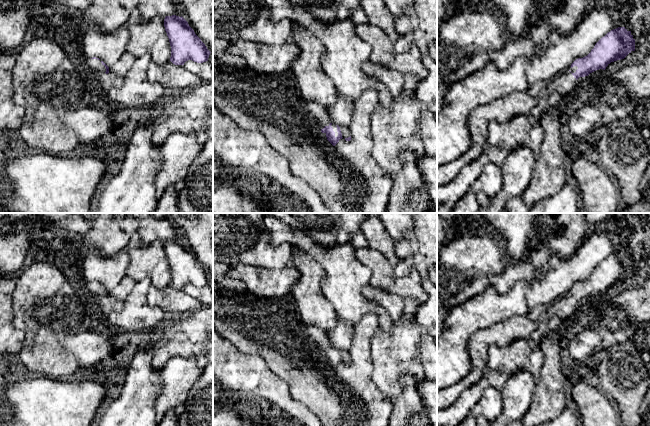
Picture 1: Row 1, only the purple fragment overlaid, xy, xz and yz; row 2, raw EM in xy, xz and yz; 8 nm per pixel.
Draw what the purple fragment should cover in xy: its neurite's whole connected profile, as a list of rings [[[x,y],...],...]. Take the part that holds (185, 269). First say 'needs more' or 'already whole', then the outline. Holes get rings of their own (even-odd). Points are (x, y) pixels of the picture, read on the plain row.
already whole; [[[166,240],[164,251],[171,270],[170,285],[184,289],[188,284],[197,287],[208,285],[210,275],[181,240]]]

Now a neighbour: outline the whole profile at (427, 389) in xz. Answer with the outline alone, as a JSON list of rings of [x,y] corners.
[[[423,379],[416,383],[431,426],[437,426],[437,383]]]

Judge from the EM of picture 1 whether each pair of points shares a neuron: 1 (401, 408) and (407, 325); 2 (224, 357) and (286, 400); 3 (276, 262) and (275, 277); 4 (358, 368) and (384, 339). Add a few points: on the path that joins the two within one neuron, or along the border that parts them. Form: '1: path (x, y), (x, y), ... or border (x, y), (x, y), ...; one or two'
1: path (401, 387), (401, 346); one
2: path (239, 372), (248, 373), (271, 387); one
3: border (290, 264), (280, 269), (253, 267); two
4: border (377, 329), (371, 339), (371, 376); two

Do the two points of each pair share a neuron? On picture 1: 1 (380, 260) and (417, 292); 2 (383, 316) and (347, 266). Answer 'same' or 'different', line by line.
1: same
2: same

